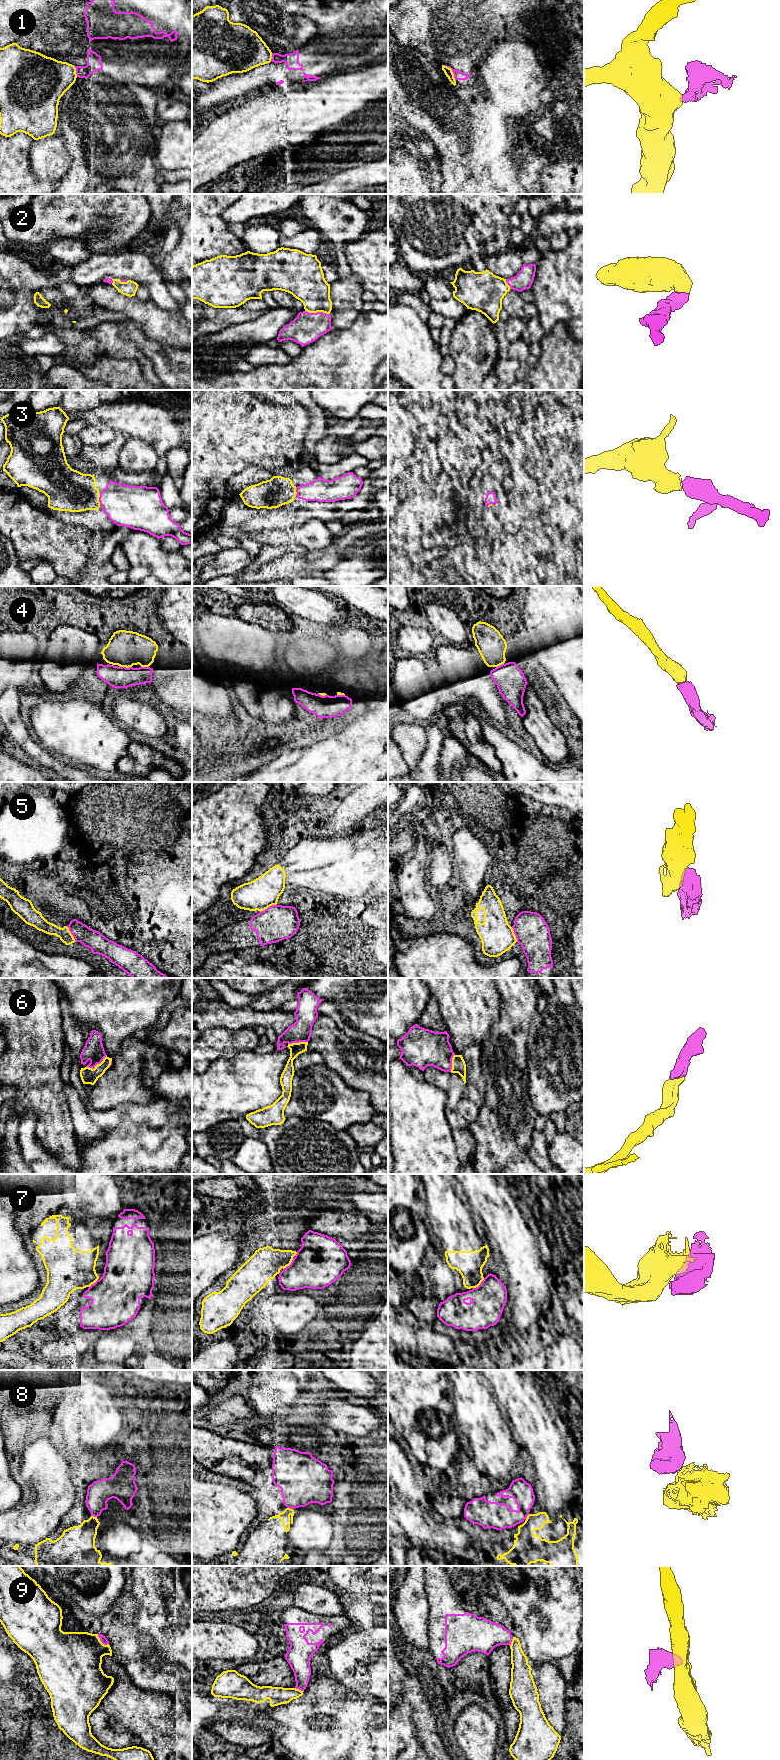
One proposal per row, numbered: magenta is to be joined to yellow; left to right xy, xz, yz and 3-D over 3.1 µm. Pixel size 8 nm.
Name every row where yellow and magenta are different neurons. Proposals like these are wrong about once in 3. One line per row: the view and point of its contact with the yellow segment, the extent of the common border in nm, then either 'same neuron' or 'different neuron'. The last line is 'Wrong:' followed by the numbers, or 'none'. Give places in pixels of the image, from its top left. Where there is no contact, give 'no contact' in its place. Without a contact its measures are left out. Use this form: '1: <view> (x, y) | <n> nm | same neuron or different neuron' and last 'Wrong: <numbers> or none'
1: yz (451, 71) | 160 nm | different neuron
2: xz (317, 311) | 200 nm | same neuron
3: xy (99, 502) | 80 nm | same neuron
4: xy (125, 666) | 110 nm | same neuron
5: xz (268, 906) | 150 nm | different neuron
6: xy (96, 1065) | 190 nm | same neuron
7: xz (289, 1264) | 130 nm | different neuron
8: xy (93, 1516) | 50 nm | different neuron
9: xy (100, 1641) | 130 nm | different neuron
Wrong: 1, 5, 7, 8, 9

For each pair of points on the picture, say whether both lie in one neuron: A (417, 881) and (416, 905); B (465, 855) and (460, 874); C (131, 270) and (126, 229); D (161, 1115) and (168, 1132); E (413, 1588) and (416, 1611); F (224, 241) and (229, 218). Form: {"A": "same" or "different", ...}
{"A": "same", "B": "different", "C": "different", "D": "different", "E": "same", "F": "different"}

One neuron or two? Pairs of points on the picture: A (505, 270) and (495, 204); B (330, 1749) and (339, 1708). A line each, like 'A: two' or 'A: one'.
A: two
B: one

